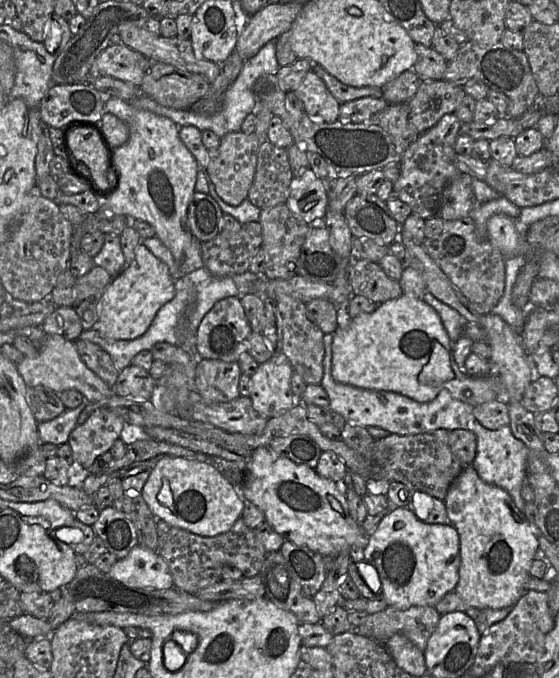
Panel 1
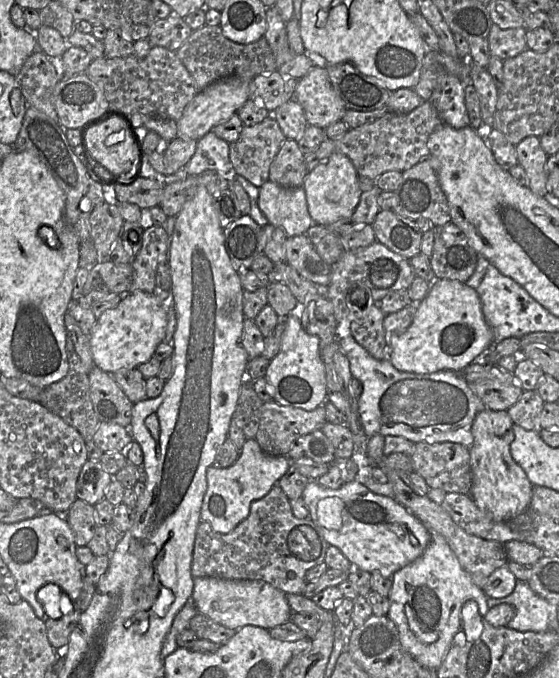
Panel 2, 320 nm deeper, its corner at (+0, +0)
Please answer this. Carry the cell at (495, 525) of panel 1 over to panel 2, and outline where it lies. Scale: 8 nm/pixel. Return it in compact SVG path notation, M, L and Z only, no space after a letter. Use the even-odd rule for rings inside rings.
M487 408L476 415L472 424L469 495L479 509L495 520L508 520L521 514L529 506L532 496L532 484L510 454L510 444L514 439L513 425L506 410L493 411Z

